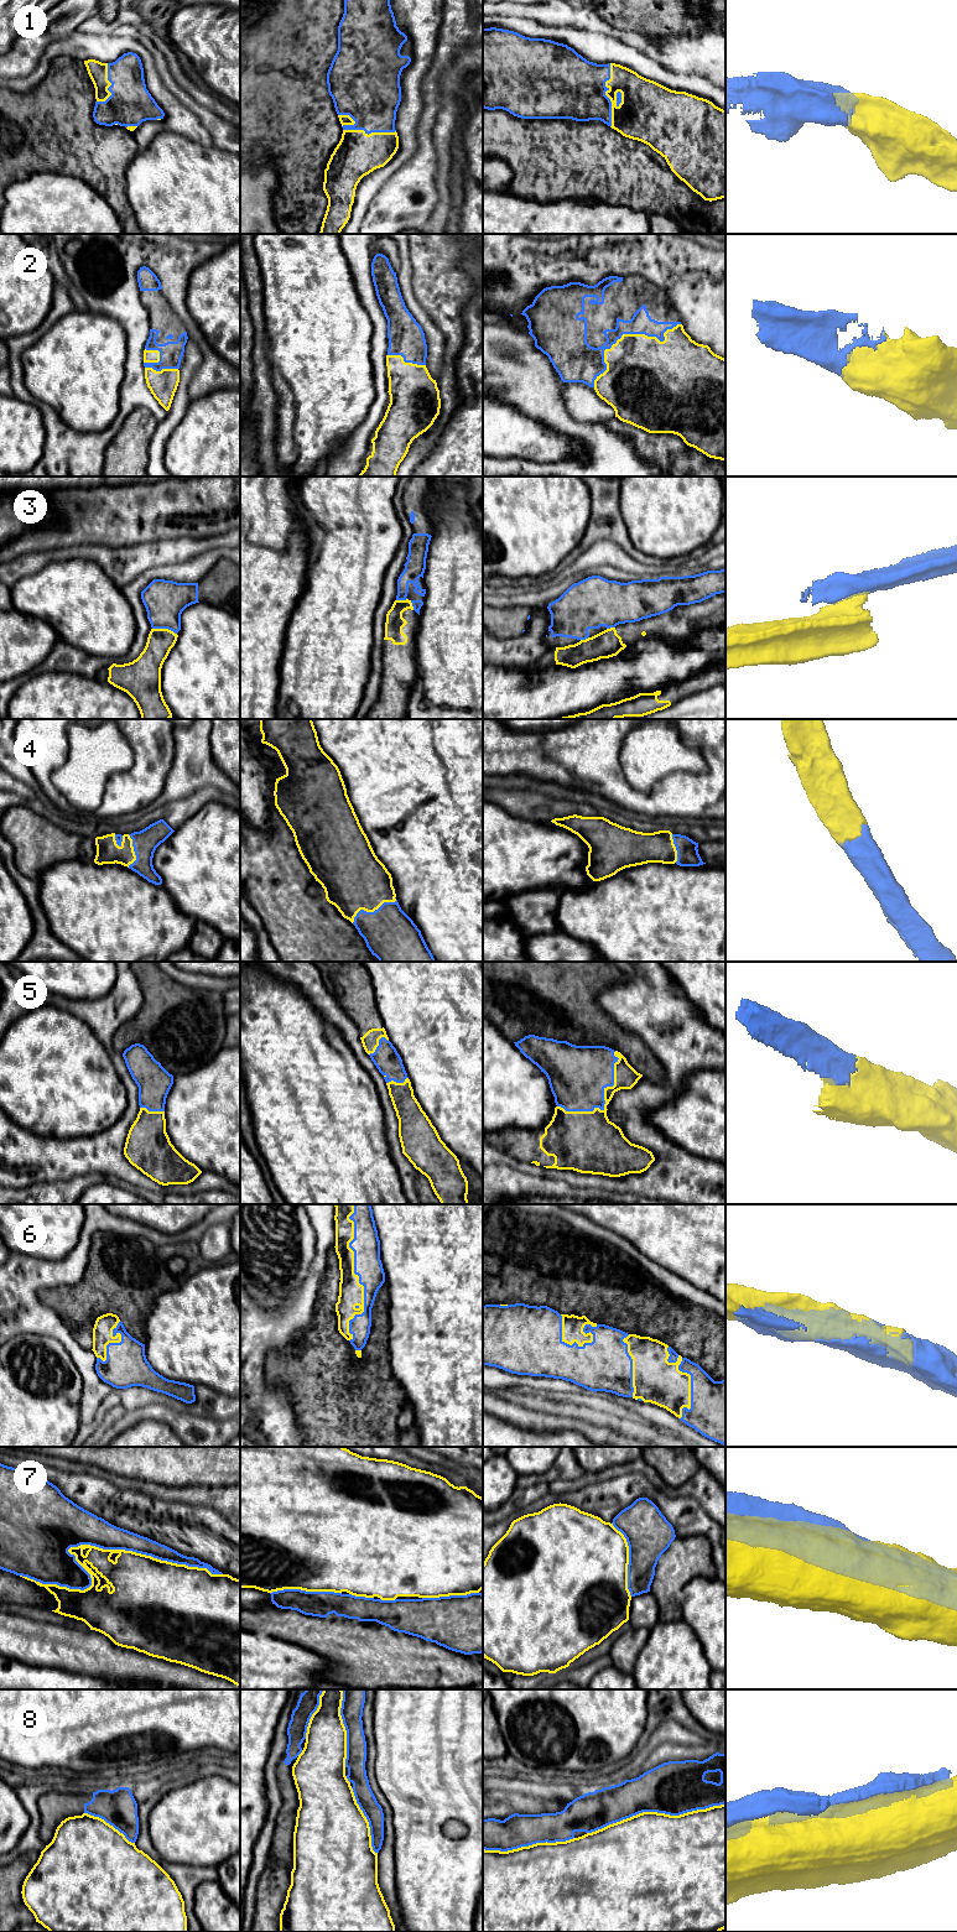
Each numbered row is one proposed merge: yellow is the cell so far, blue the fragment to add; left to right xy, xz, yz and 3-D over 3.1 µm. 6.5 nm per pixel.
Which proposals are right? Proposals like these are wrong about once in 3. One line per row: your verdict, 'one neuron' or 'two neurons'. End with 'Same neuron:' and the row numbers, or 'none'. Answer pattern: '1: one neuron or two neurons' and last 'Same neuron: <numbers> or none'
1: one neuron
2: one neuron
3: two neurons
4: one neuron
5: one neuron
6: one neuron
7: two neurons
8: two neurons
Same neuron: 1, 2, 4, 5, 6

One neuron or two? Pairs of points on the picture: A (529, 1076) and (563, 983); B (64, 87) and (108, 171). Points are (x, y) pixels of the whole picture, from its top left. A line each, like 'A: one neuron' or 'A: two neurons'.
A: two neurons
B: one neuron

